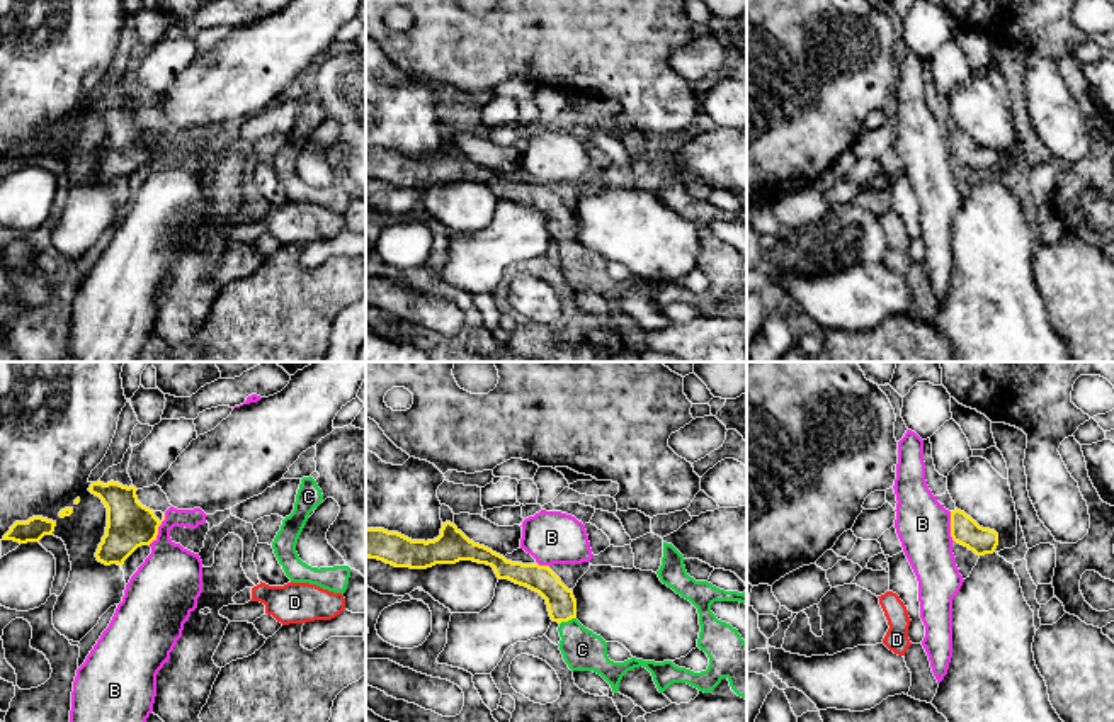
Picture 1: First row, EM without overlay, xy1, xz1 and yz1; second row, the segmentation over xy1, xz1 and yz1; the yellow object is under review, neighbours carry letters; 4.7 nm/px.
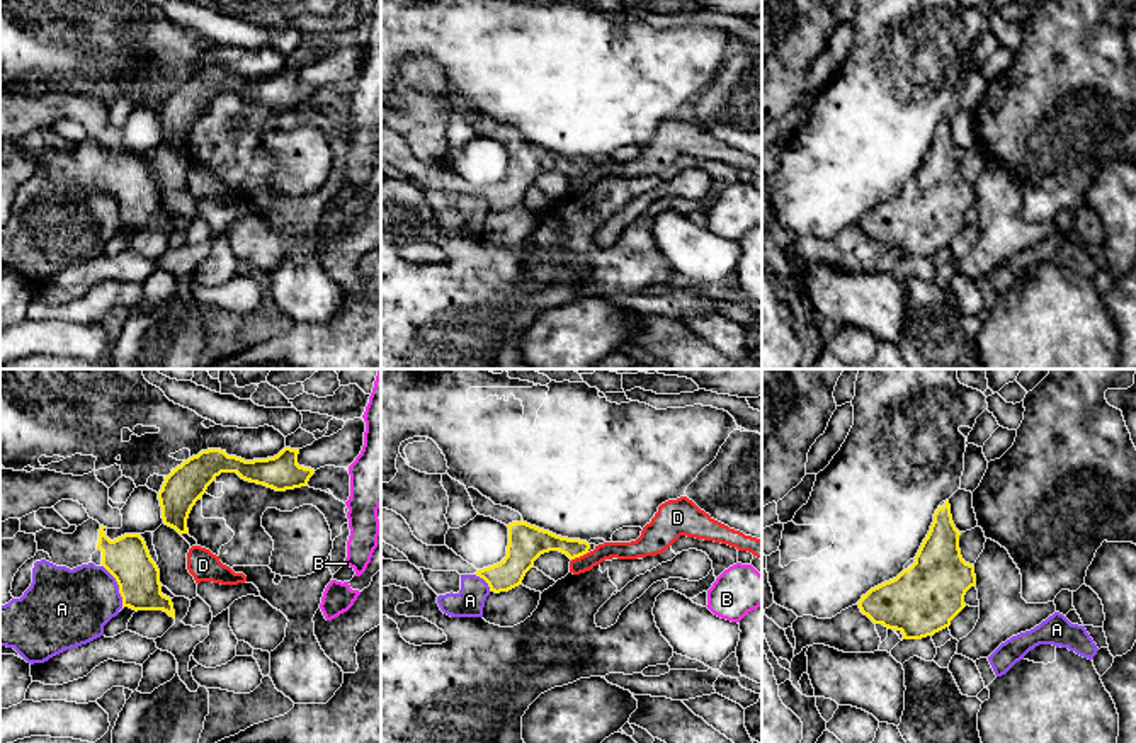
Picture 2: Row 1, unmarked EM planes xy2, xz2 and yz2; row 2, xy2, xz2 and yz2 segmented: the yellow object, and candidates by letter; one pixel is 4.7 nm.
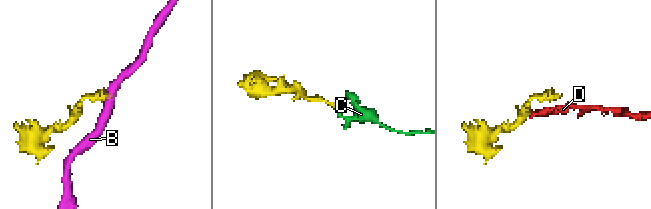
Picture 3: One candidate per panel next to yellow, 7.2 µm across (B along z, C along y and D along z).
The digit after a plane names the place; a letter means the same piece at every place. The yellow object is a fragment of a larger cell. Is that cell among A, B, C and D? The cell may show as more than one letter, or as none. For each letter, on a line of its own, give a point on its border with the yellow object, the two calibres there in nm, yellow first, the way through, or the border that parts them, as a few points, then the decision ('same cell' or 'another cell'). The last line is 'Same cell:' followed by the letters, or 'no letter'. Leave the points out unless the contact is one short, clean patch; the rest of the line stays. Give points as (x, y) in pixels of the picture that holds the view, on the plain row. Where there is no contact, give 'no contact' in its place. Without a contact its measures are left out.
A: xy2 (118, 203) | 220/360 nm | along xy2 (102, 184), (114, 198), (123, 225) | another cell
B: xy1 (157, 148) | 220/300 nm | along xy1 (165, 133), (159, 153), (148, 163) | another cell
C: xz1 (567, 240) | 140/200 nm | across xz1 (562, 225), (567, 240), (582, 269) | same cell
D: xz2 (579, 175) | 170/80 nm | along xz2 (587, 170), (572, 179) | another cell
Same cell: C

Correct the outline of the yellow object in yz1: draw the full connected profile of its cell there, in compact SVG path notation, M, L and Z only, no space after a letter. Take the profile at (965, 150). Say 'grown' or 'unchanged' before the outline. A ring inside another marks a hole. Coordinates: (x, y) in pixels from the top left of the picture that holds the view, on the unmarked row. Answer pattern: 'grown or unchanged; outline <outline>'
unchanged; outline M958 127L951 131L951 156L976 175L993 173L998 165L998 153L995 149L980 146Z

